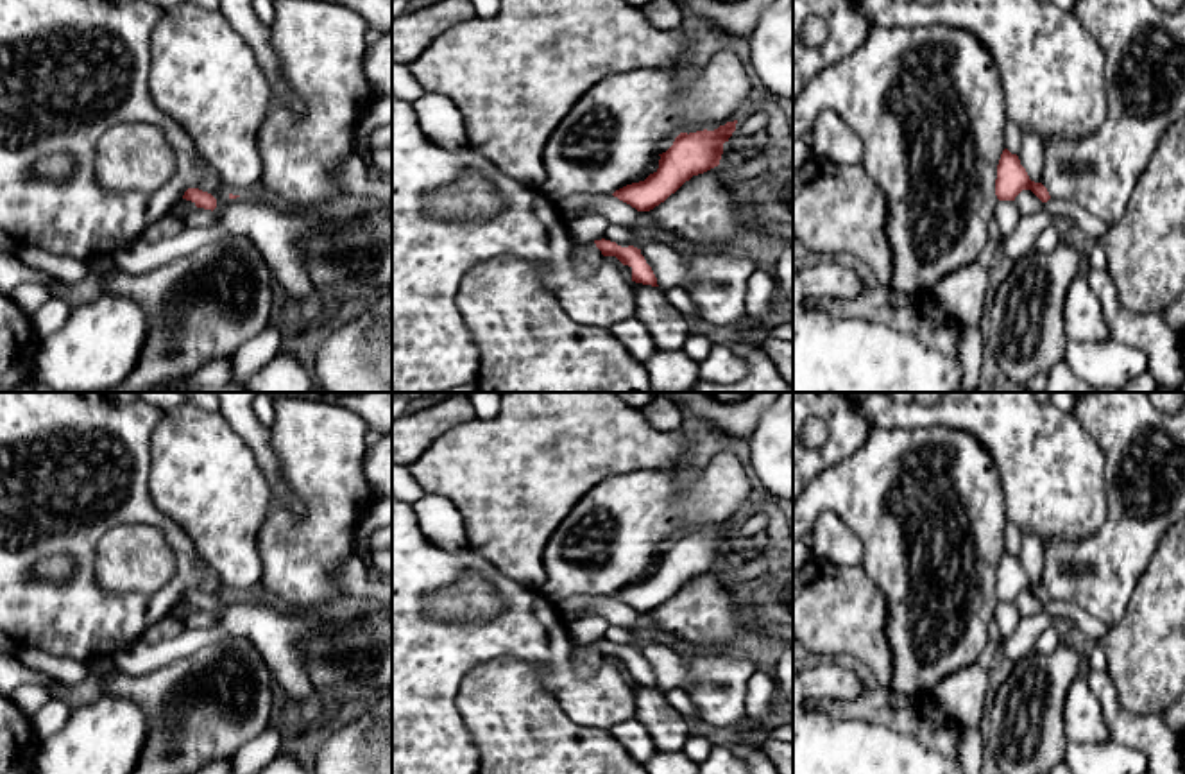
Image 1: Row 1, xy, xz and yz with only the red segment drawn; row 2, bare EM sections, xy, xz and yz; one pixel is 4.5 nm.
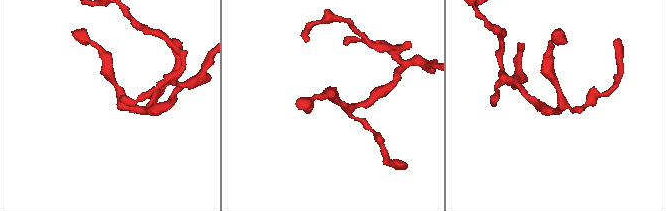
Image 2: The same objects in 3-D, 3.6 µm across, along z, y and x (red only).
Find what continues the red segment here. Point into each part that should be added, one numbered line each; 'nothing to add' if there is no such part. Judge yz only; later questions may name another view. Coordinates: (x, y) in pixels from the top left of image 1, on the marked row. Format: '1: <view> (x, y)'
nothing to add

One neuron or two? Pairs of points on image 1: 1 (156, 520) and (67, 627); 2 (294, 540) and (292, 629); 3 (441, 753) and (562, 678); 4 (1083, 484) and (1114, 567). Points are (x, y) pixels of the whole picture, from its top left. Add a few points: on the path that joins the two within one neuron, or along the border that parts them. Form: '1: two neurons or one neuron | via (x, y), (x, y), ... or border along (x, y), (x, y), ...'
1: one neuron | via (117, 515), (111, 515), (83, 543), (81, 588)
2: two neurons | border along (296, 608), (312, 610)
3: one neuron | via (441, 703), (443, 679), (478, 644), (521, 644)
4: two neurons | border along (1105, 488), (1103, 524), (1078, 540), (1058, 538)

